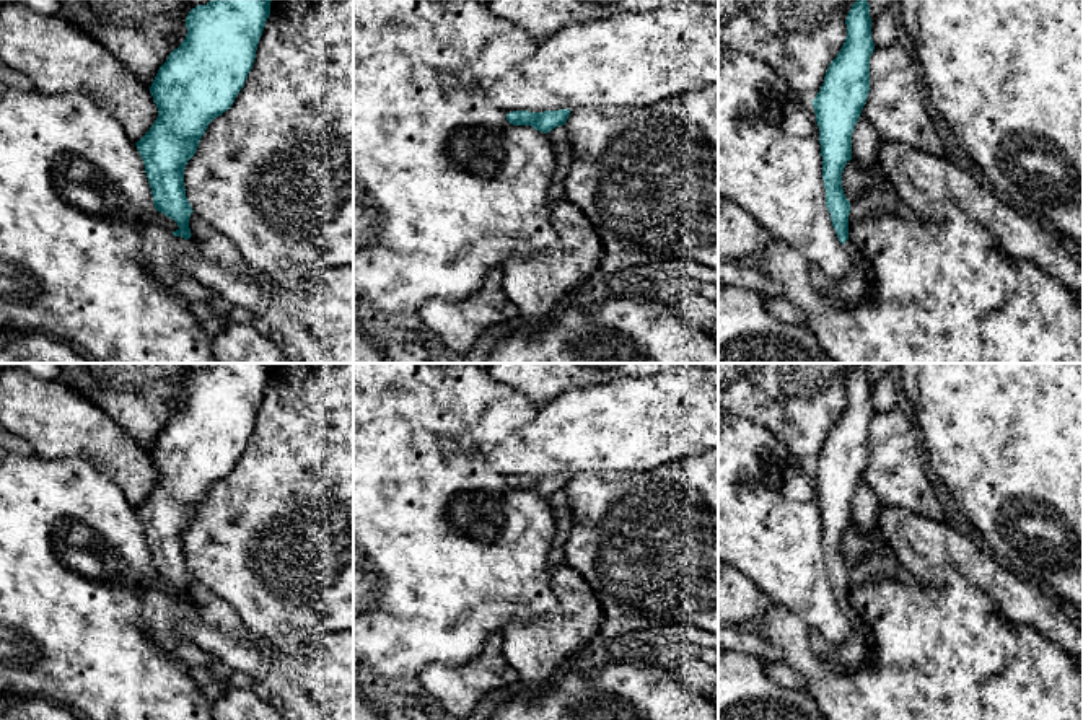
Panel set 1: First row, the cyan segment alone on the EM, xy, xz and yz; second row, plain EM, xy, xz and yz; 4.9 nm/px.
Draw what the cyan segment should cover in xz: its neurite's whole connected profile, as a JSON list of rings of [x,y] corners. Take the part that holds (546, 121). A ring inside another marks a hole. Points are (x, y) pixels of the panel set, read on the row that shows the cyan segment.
[[[570,109],[529,112],[513,111],[506,114],[506,121],[513,125],[531,125],[539,132],[550,132],[552,129],[563,125],[570,116]]]

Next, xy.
[[[210,0],[207,5],[192,8],[186,18],[186,39],[169,54],[150,86],[158,117],[135,145],[145,165],[155,209],[173,218],[179,228],[171,231],[150,222],[142,230],[140,244],[150,270],[191,303],[197,300],[212,301],[217,295],[186,274],[174,257],[178,251],[199,248],[199,241],[189,228],[194,210],[186,197],[184,169],[195,155],[208,124],[231,108],[244,86],[270,15],[270,2]]]

